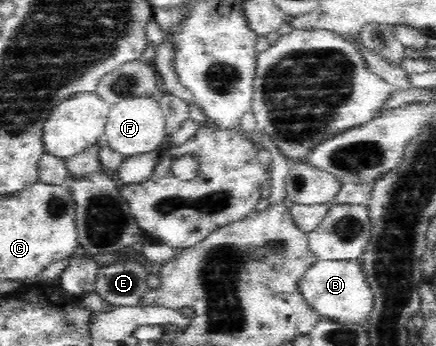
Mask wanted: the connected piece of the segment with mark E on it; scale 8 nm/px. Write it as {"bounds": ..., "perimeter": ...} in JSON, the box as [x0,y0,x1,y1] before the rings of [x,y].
{"bounds":[95,254,150,307],"perimeter":[[[125,254],[121,256],[121,261],[98,267],[95,292],[115,307],[139,305],[145,293],[150,291],[146,283],[150,271],[140,262],[127,259]]]}

